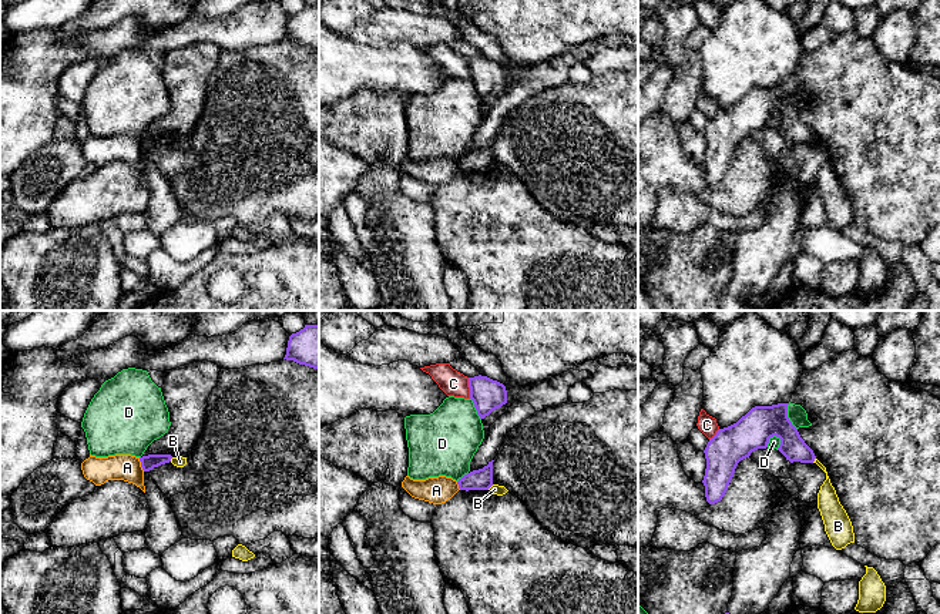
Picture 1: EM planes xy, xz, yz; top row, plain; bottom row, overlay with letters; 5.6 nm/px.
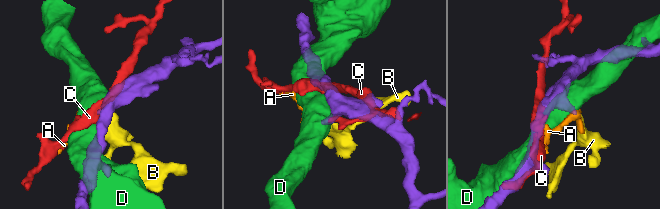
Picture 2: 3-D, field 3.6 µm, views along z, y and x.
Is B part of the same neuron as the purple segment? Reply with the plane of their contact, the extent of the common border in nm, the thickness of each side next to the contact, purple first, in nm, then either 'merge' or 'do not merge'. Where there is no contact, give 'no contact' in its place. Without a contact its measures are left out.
xz | 50 nm | 120/60 nm | do not merge

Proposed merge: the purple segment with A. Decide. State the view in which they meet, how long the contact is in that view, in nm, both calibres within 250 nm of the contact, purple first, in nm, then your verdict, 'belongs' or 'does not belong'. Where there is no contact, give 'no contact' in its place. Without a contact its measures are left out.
xy | 90 nm | 80/150 nm | does not belong

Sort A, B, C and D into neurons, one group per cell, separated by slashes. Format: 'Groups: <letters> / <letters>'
Groups: A B C / D

